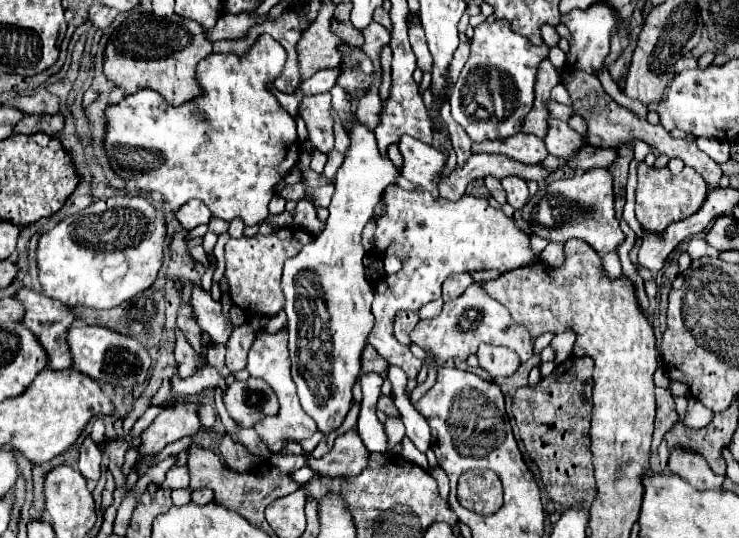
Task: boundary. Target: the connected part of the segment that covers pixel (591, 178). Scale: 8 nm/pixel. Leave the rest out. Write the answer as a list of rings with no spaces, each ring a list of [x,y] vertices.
[[[605,168],[587,170],[567,180],[543,184],[539,192],[529,198],[529,204],[521,210],[521,214],[529,222],[531,230],[537,230],[537,236],[551,238],[551,242],[583,238],[601,256],[613,252],[625,240],[625,234],[621,232],[619,220],[615,218],[613,210],[613,176]]]

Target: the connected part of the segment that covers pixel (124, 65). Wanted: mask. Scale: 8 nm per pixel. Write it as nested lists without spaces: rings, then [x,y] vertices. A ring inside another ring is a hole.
[[[131,12],[129,18],[113,30],[105,48],[105,74],[115,86],[121,86],[127,94],[151,88],[159,92],[167,104],[181,106],[203,94],[197,82],[197,64],[213,54],[213,44],[207,40],[207,30],[193,20],[185,20],[177,14],[169,18],[157,18],[153,14]]]

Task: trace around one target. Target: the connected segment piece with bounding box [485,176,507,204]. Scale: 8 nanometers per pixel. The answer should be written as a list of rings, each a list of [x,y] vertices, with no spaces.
[[[487,176],[487,178],[485,178],[485,186],[487,186],[489,194],[491,194],[499,204],[505,204],[505,202],[507,202],[507,200],[505,200],[505,190],[503,190],[503,186],[501,186],[501,182],[499,182],[497,178]]]

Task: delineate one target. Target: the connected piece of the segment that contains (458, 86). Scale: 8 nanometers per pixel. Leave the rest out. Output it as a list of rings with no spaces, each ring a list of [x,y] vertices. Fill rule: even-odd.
[[[493,20],[474,28],[471,56],[461,70],[459,80],[451,88],[451,116],[463,126],[471,142],[509,138],[519,132],[525,114],[535,100],[535,76],[549,48],[533,46],[529,38],[511,30],[509,22]]]

